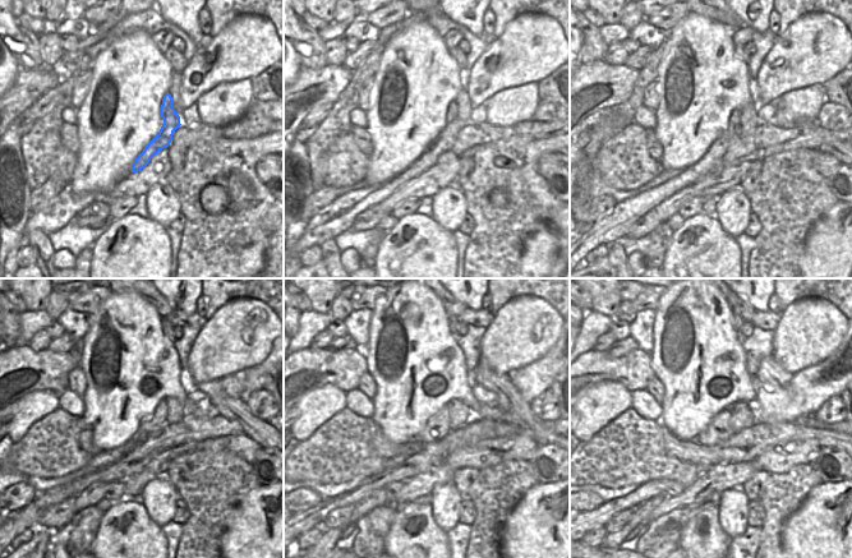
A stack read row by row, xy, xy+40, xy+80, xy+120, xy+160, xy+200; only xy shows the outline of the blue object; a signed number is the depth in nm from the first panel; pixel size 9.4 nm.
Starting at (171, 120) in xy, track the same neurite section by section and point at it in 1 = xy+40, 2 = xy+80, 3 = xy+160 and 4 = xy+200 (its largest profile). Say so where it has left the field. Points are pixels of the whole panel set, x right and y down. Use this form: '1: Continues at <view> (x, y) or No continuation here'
1: Continues at xy+40 (443, 142)
2: Continues at xy+80 (719, 147)
3: Continues at xy+160 (437, 428)
4: Continues at xy+200 (719, 429).

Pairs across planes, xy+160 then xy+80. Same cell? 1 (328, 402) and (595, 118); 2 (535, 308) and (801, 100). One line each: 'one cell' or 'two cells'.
1: two cells
2: two cells

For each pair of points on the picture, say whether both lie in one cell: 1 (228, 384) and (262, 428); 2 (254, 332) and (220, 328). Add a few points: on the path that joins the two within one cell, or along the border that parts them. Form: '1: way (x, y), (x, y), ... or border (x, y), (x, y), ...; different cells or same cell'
1: border (219, 381), (226, 392), (242, 399); different cells
2: way (245, 332), (229, 332); same cell

